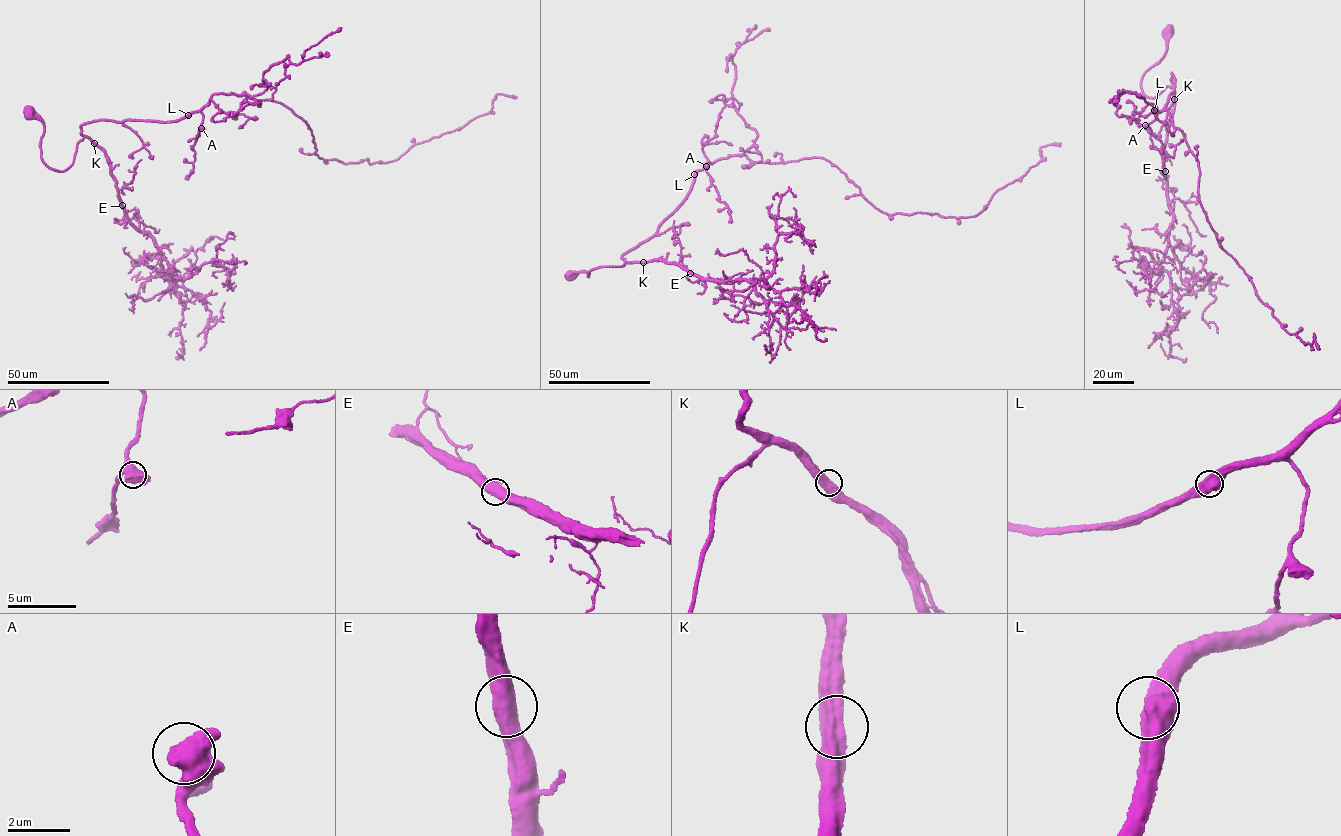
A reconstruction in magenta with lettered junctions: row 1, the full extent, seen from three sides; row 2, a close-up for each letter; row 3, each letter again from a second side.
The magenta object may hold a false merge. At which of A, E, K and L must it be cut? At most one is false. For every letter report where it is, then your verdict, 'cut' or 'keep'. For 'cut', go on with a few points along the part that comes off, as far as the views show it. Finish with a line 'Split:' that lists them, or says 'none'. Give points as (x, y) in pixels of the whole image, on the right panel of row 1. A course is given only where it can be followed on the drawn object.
A: at (1145, 125); keep
E: at (1165, 171); keep
K: at (1174, 99); keep
L: at (1154, 110); keep
Split: none

